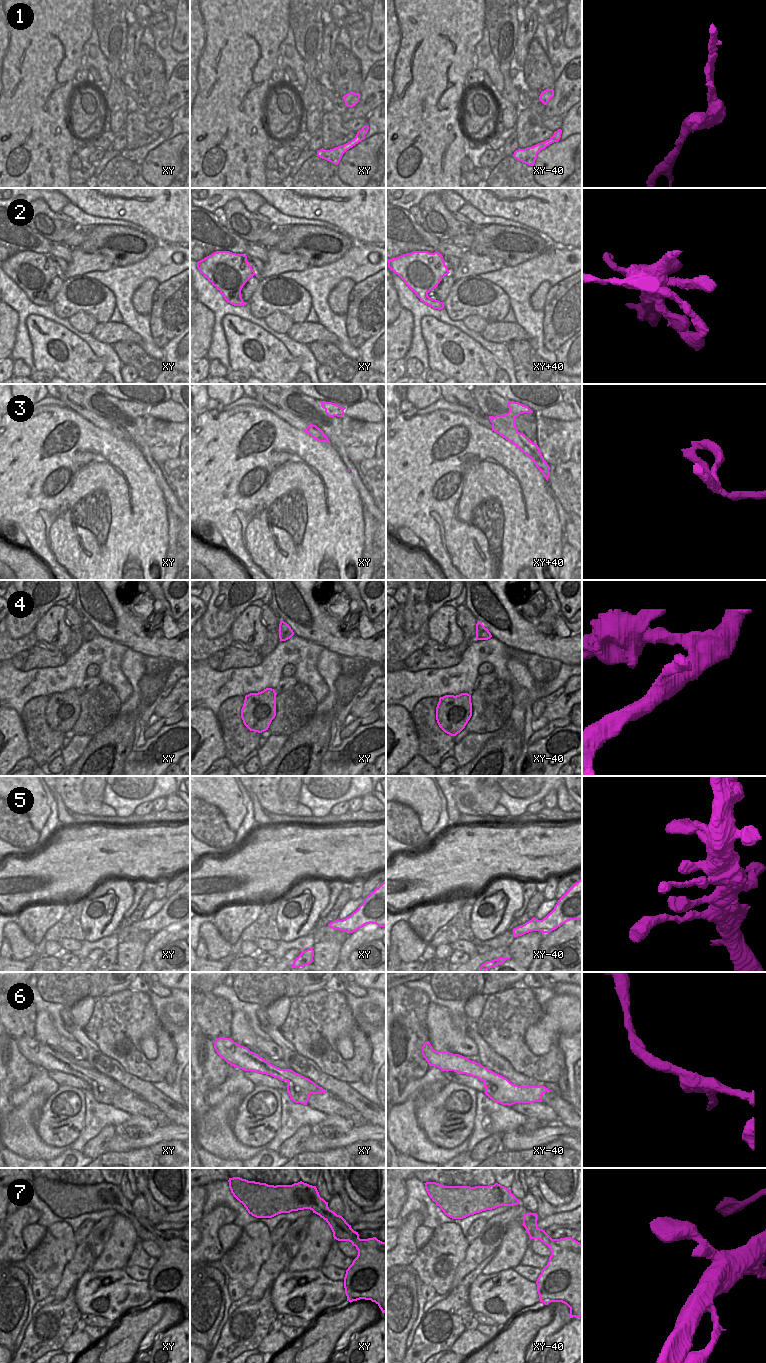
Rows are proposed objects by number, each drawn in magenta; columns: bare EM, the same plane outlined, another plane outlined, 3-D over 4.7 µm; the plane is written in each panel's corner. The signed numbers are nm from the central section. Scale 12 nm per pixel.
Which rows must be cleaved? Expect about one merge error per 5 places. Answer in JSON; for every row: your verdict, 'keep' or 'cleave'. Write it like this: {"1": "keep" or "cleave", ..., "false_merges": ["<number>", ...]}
{"1": "keep", "2": "keep", "3": "cleave", "4": "cleave", "5": "keep", "6": "keep", "7": "keep", "false_merges": ["3", "4"]}

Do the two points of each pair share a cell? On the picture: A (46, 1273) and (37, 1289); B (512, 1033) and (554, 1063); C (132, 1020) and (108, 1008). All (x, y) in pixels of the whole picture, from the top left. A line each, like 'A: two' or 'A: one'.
A: two
B: one
C: one

